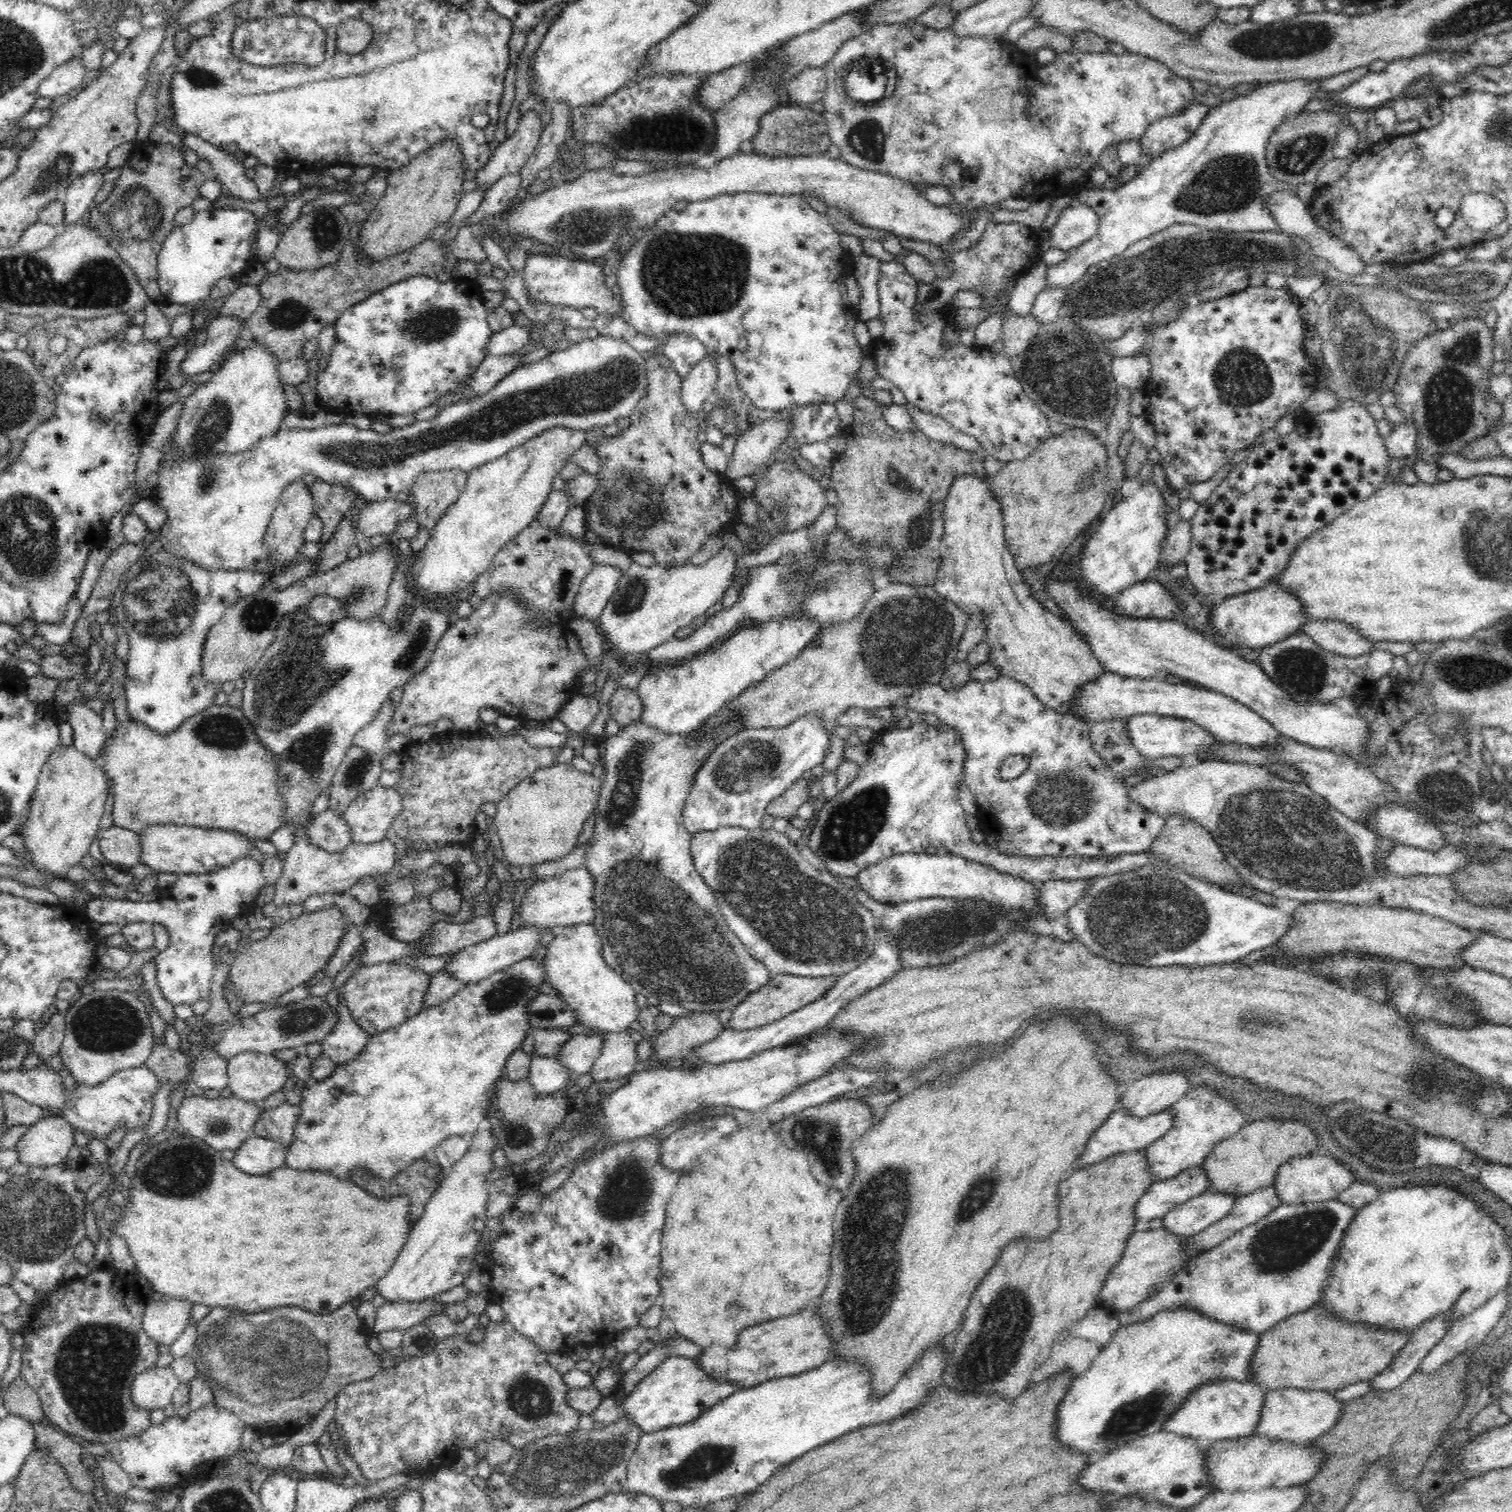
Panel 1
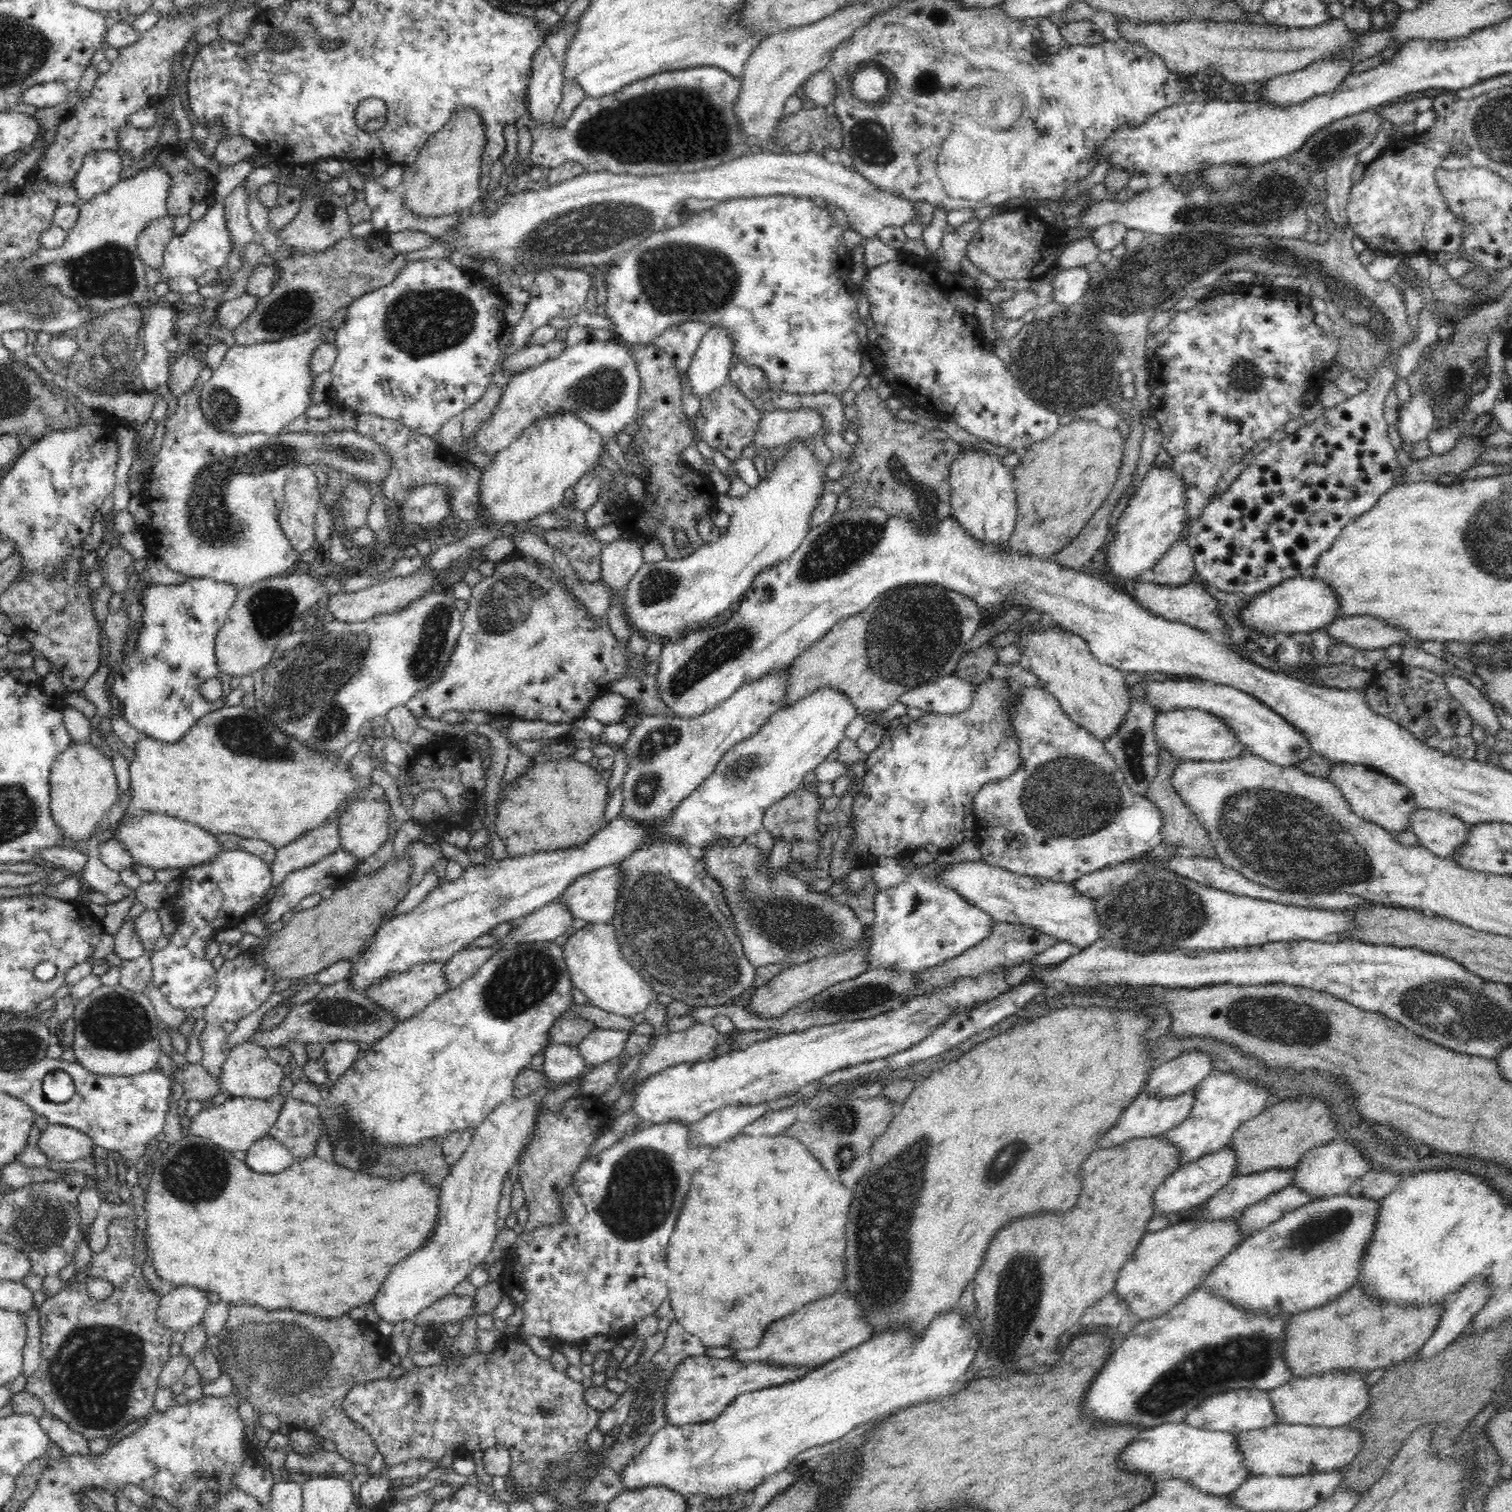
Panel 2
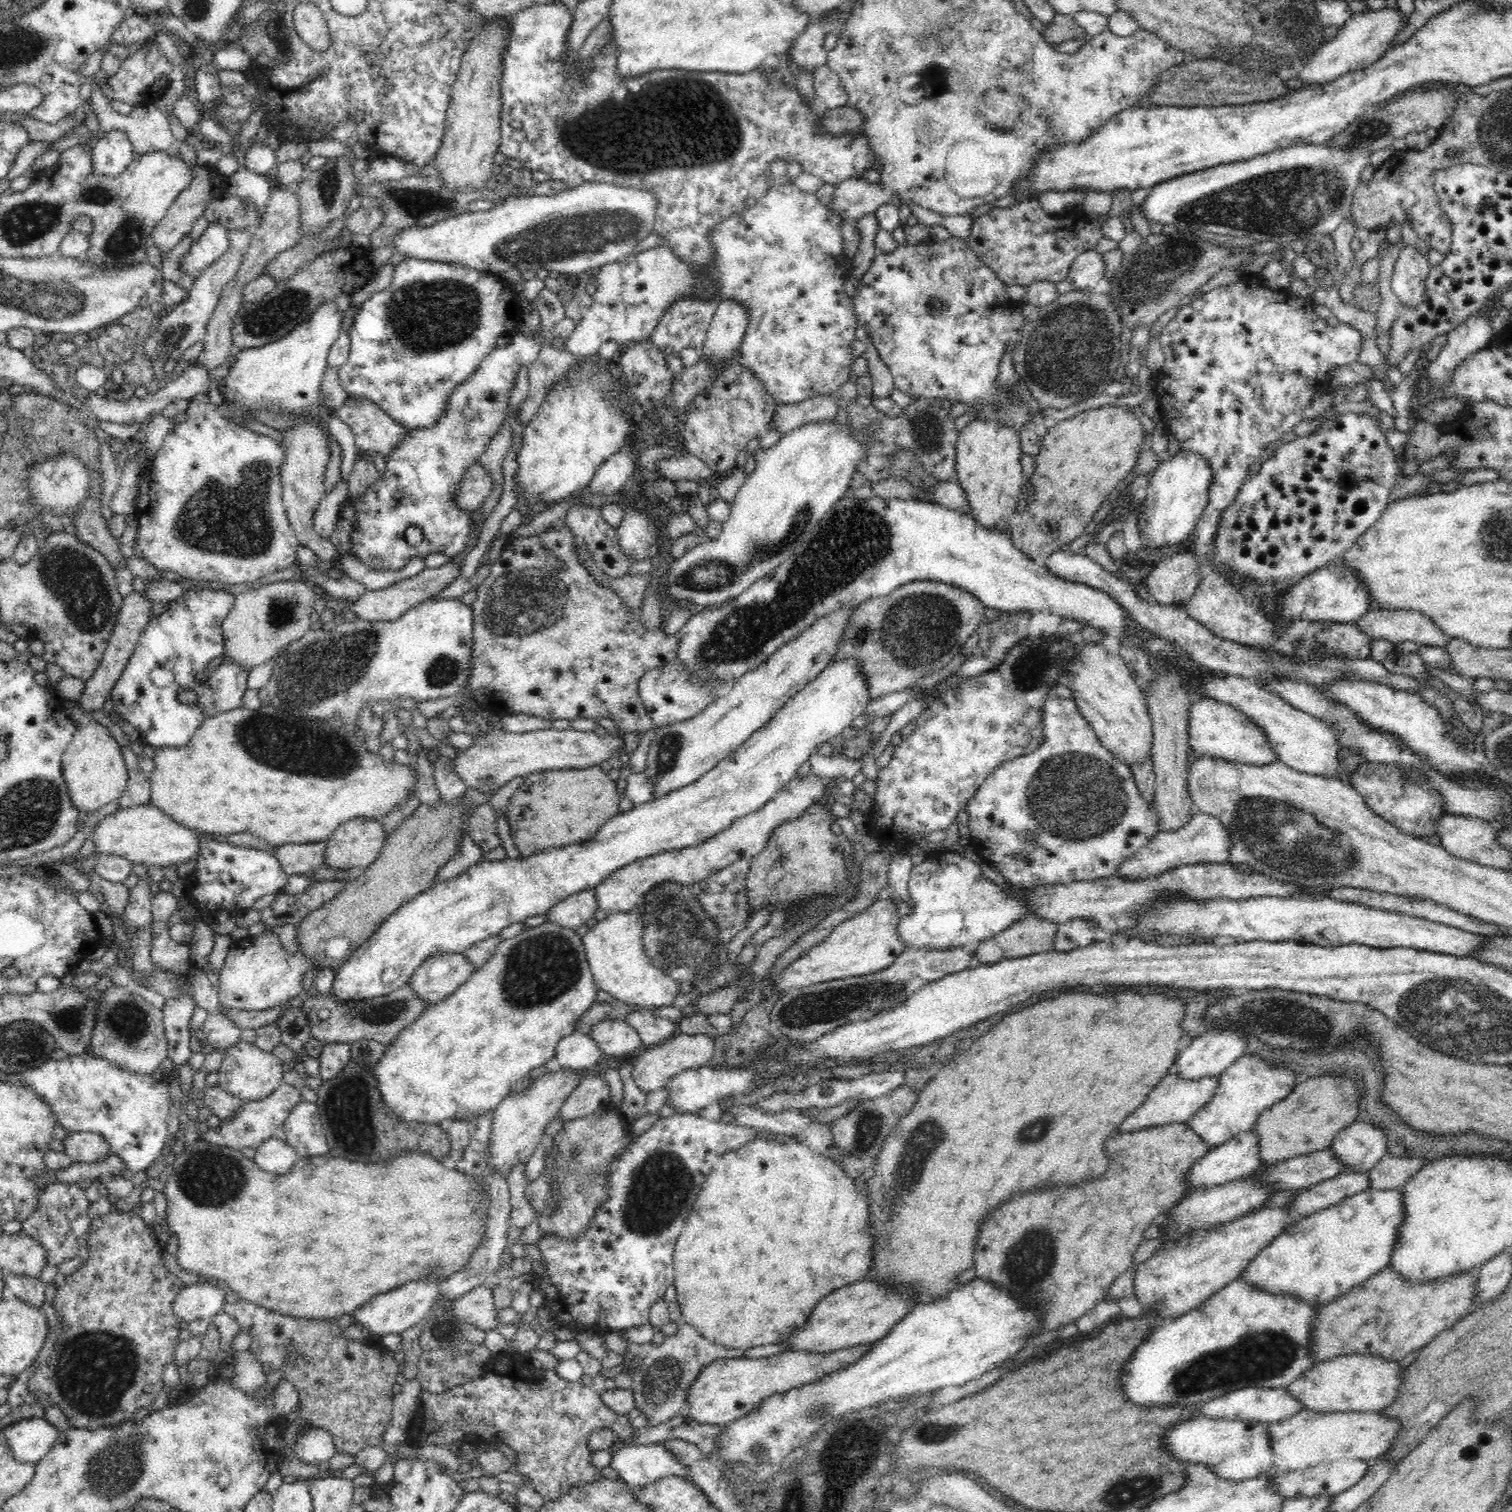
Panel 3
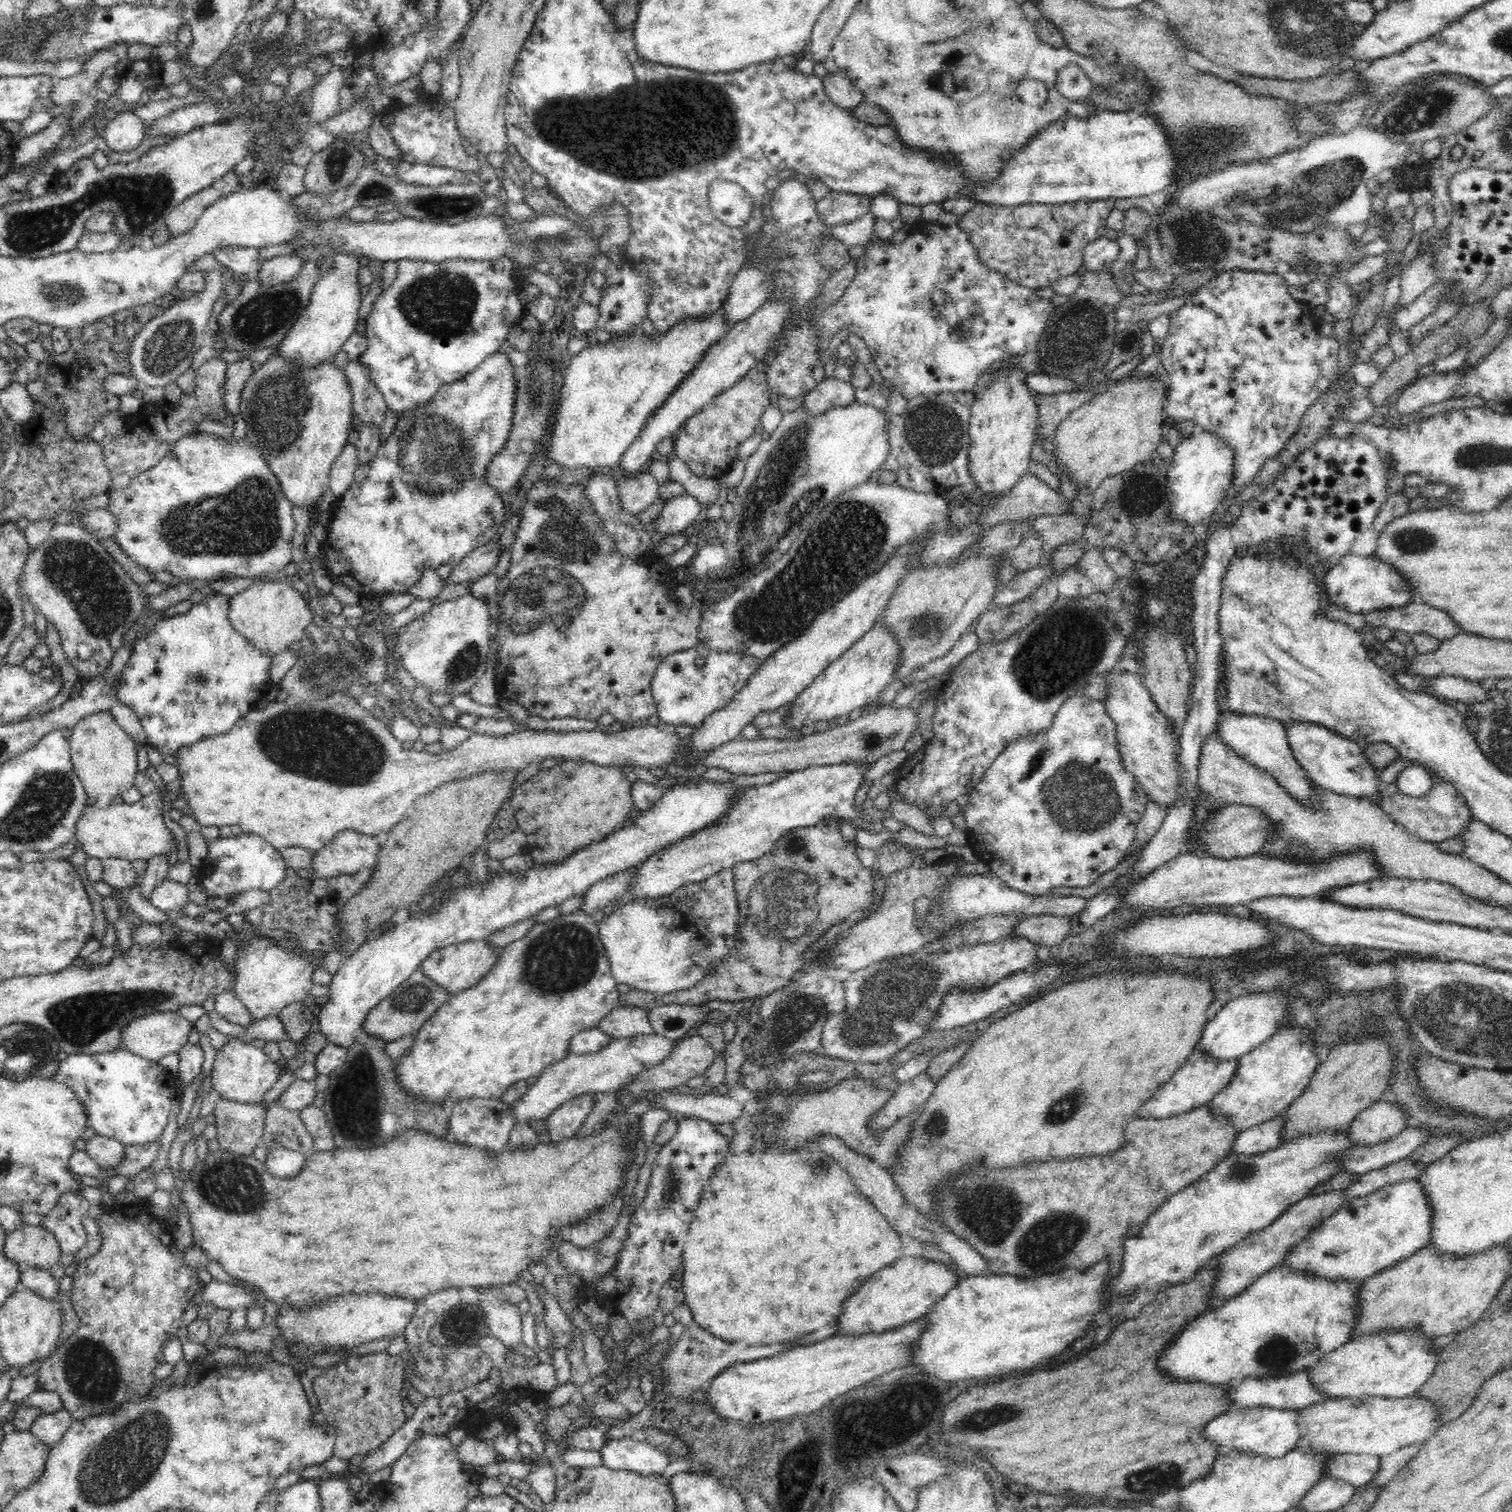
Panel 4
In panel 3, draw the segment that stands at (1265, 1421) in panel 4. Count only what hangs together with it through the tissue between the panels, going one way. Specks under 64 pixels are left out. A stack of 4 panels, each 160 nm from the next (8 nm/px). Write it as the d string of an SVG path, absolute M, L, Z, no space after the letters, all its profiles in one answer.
M1205 1416L1184 1419L1180 1424L1174 1424L1164 1432L1164 1444L1169 1453L1180 1462L1189 1464L1203 1464L1214 1471L1218 1478L1240 1482L1250 1480L1260 1474L1266 1474L1272 1470L1272 1447L1267 1431L1268 1422L1249 1422L1249 1420L1212 1420Z

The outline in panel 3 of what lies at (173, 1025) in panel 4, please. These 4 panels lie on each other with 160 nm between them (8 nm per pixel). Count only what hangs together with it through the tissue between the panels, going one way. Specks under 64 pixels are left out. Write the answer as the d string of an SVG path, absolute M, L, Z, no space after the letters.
M108 987L101 996L86 1053L103 1058L110 1064L140 1074L159 1070L160 1062L167 1057L167 1040L164 1034L164 1012L142 996L127 992L122 987Z

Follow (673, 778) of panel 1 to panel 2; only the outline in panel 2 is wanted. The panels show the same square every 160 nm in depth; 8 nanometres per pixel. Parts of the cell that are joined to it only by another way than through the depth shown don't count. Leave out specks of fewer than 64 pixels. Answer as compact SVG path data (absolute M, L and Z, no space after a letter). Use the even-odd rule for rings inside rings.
M790 667L780 668L760 680L740 686L728 700L702 716L640 716L636 728L621 746L626 755L628 773L621 783L624 808L619 816L654 826L674 815L679 805L712 775L730 748L758 732L769 716L780 710ZM654 839L649 845L644 845L639 849L636 849L630 856L621 860L618 864L618 868L622 871L622 883L620 883L620 892L616 901L616 912L613 916L612 922L609 922L614 926L616 930L616 936L620 938L620 950L623 959L632 964L635 968L639 969L641 976L658 992L668 994L672 996L673 1000L679 1000L686 1004L692 1004L692 1007L716 1007L726 1005L732 999L737 998L742 992L748 991L756 978L756 967L750 962L750 959L745 955L743 951L743 944L741 938L736 935L734 930L734 923L724 915L723 912L718 910L718 903L714 893L703 882L702 875L697 868L697 861L690 855L690 846L682 841L674 841L672 839Z

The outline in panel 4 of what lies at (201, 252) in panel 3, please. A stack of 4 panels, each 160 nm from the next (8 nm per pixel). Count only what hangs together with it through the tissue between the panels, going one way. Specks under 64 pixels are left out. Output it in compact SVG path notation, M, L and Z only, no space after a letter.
M220 248L214 252L214 259L226 269L248 280L257 281L262 271L262 261L258 249L252 248Z

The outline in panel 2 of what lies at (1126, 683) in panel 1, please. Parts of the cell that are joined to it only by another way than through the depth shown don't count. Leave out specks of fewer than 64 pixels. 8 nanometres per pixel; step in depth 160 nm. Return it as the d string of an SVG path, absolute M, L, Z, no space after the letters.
M1185 679L1179 681L1144 681L1129 687L1131 700L1136 701L1145 698L1158 712L1184 710L1184 708L1196 708L1203 710L1208 714L1213 714L1219 718L1228 729L1232 729L1232 733L1236 734L1236 739L1244 745L1244 749L1253 756L1266 760L1270 764L1276 764L1282 767L1293 767L1294 764L1300 764L1304 760L1308 760L1312 756L1312 747L1306 741L1304 734L1296 731L1291 724L1288 724L1282 716L1270 710L1265 704L1262 704L1254 696L1250 696L1237 688L1226 686L1225 684L1216 684L1215 682L1206 682L1195 679Z

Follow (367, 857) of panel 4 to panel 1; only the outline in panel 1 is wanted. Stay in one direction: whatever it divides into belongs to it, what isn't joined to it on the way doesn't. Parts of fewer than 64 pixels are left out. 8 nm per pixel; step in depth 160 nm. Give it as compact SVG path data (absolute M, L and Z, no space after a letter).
M376 785L358 796L343 818L350 827L352 842L370 844L386 839L386 833L402 811L402 798L396 787Z

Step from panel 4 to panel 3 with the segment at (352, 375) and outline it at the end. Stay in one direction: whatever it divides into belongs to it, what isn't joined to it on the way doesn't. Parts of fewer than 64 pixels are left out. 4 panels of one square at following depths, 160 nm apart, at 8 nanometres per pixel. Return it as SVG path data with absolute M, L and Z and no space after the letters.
M368 399L347 400L336 413L350 426L359 453L372 458L374 454L382 454L387 461L390 452L400 446L409 432L407 427Z

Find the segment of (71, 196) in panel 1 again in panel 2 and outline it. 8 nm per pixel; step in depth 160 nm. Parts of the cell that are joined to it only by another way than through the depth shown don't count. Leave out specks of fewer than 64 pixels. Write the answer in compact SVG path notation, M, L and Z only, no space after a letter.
M113 150L90 152L75 176L79 200L92 200L96 194L110 190L120 181L123 156Z

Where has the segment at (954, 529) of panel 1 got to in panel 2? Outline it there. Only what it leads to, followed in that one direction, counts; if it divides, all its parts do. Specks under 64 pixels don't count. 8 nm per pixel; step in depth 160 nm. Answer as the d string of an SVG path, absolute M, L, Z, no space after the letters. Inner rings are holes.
M964 448L964 452L958 454L956 460L951 464L949 493L951 496L951 516L960 523L960 527L972 539L979 540L987 546L993 546L997 550L1006 550L1016 524L1017 496L1015 478L1012 476L1011 470L1001 463L1001 459L997 455ZM1052 622L1051 625L1042 629L1030 624L1026 630L1020 631L1018 643L1023 646L1021 665L1036 674L1044 689L1058 699L1064 712L1076 724L1094 734L1099 741L1110 740L1112 733L1124 722L1132 704L1125 673L1102 664L1081 636L1068 635L1058 623Z

